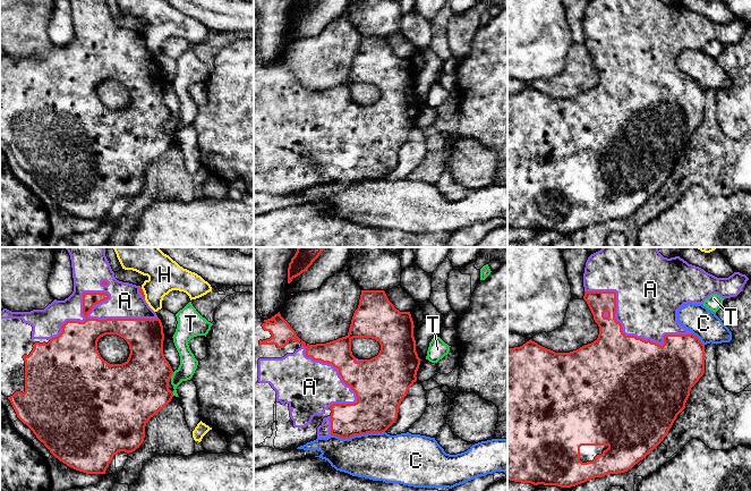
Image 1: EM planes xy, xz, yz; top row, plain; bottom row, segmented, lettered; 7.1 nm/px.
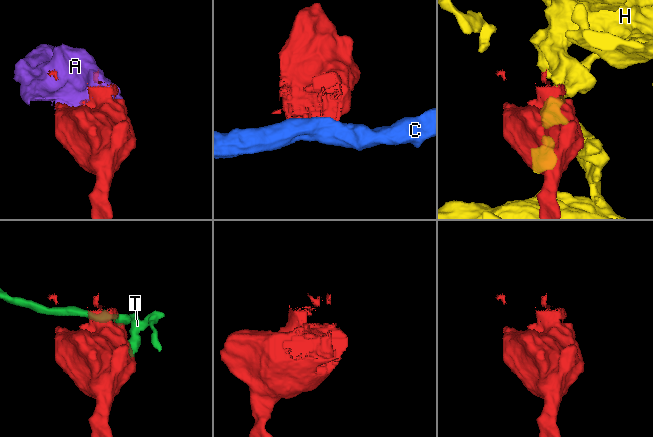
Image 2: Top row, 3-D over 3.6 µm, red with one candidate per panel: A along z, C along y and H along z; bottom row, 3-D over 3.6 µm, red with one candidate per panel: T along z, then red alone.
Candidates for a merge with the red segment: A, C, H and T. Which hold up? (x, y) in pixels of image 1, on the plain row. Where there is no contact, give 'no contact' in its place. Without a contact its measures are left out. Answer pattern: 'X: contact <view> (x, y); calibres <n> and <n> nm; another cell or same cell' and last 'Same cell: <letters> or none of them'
A: contact xy (100, 66); calibres 300 and 240 nm; same cell
C: contact xz (357, 180); calibres 300 and 340 nm; another cell
H: contact xy (143, 39); calibres 30 and 240 nm; another cell
T: contact xy (171, 121); calibres 420 and 130 nm; another cell
Same cell: A

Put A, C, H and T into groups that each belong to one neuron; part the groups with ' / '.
A / C / H / T

